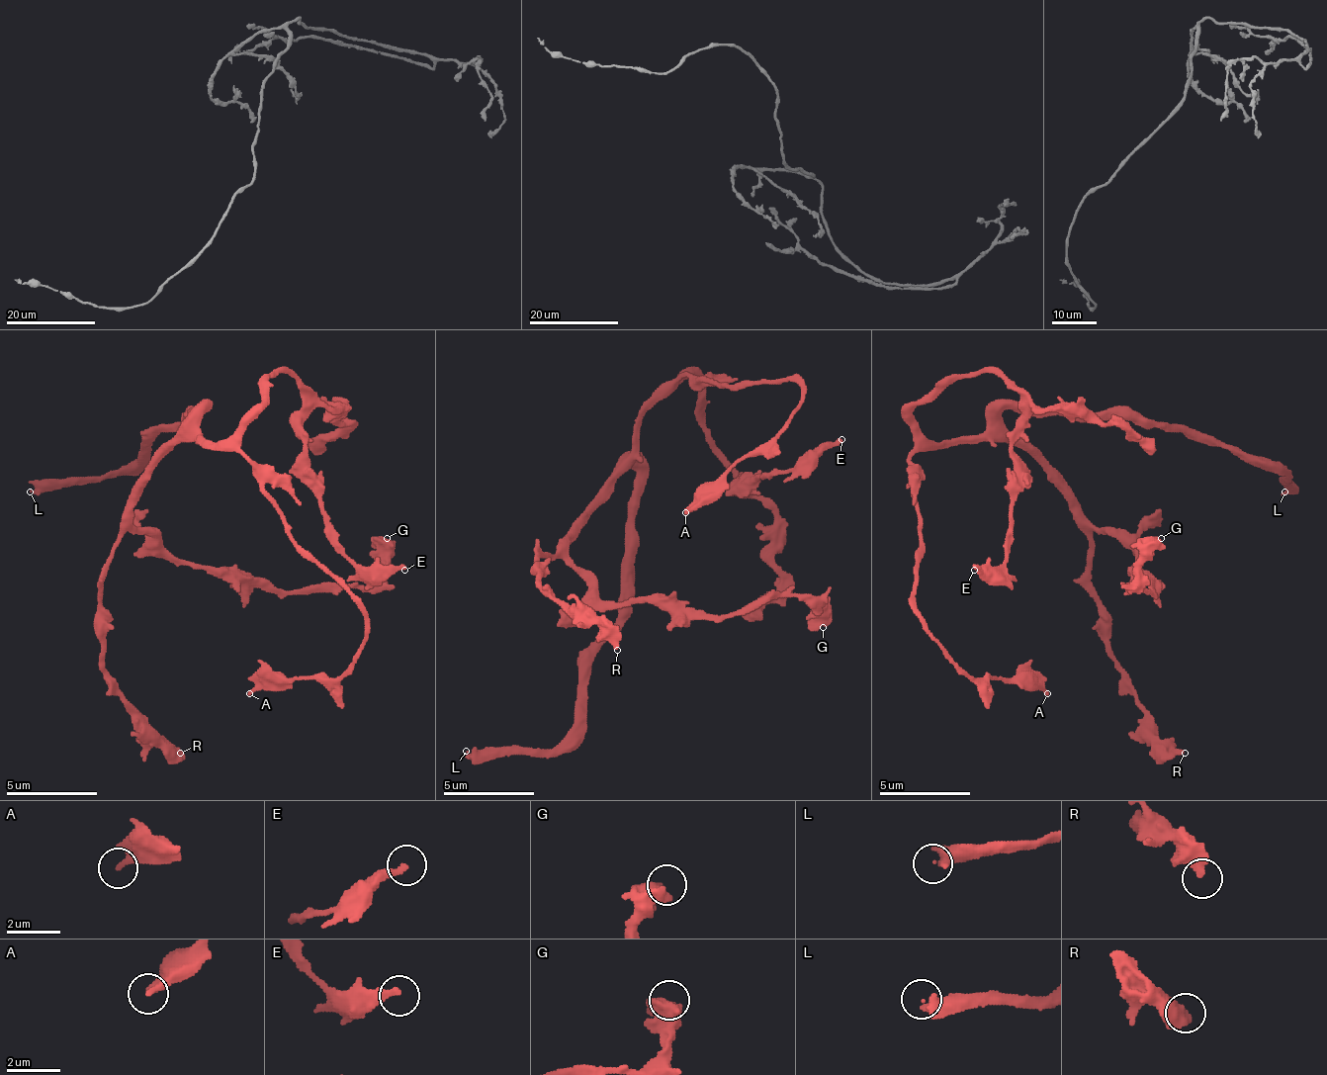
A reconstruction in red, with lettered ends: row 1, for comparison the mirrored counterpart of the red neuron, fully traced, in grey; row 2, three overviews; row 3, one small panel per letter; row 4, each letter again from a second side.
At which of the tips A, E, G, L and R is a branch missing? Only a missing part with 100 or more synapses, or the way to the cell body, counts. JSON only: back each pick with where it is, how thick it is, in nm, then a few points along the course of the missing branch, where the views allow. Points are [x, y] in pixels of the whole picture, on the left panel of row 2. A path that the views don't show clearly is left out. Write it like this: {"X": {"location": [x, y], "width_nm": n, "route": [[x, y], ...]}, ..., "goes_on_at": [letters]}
{"L": {"location": [30, 492], "width_nm": 440}, "goes_on_at": ["L"]}

